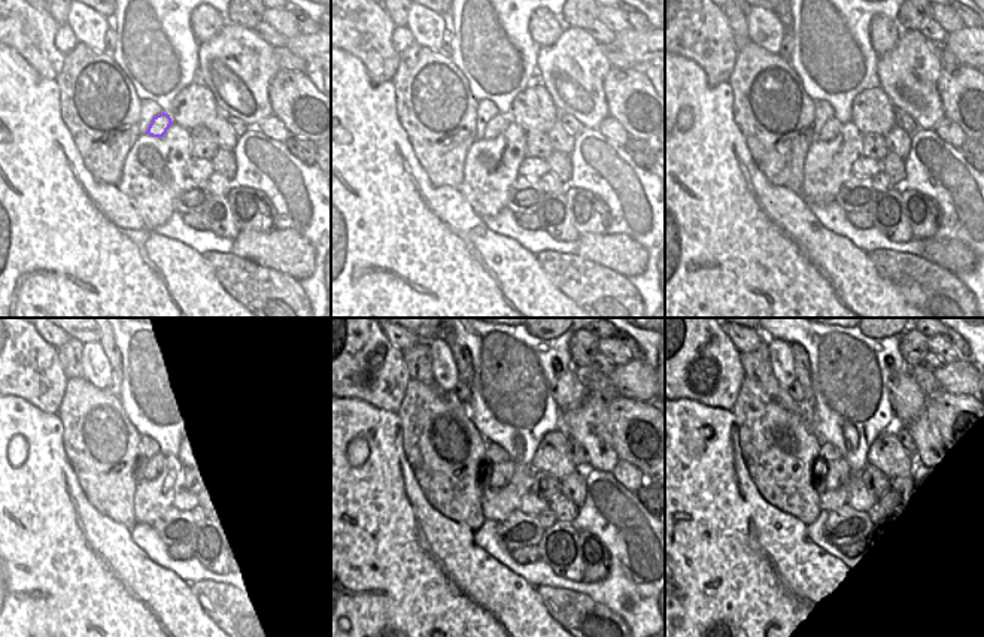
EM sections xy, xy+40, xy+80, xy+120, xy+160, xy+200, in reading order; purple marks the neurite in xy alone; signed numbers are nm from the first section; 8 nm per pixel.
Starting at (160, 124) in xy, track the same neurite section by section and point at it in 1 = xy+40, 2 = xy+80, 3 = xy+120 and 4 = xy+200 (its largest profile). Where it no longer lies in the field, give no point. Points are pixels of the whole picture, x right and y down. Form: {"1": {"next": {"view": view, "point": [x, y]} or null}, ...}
{"1": {"next": {"view": "xy+40", "point": [497, 124]}}, "2": {"next": {"view": "xy+80", "point": [831, 129]}}, "3": {"next": {"view": "xy+120", "point": [158, 467]}}, "4": {"next": {"view": "xy+200", "point": [838, 472]}}}

